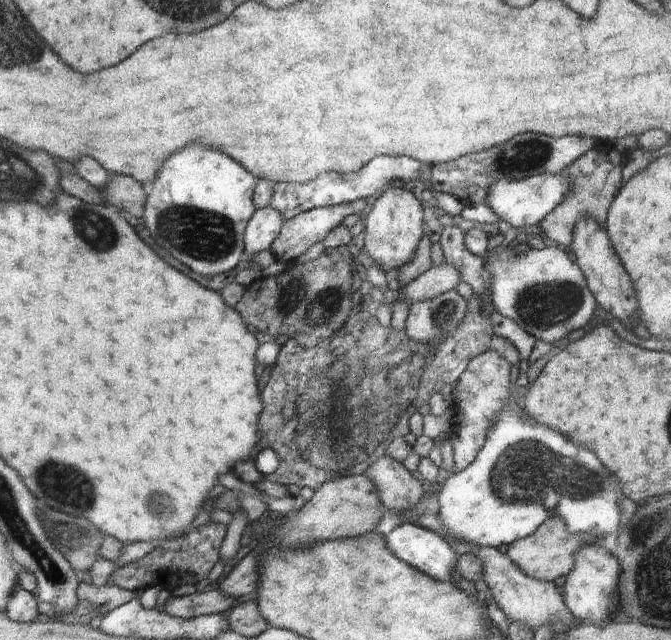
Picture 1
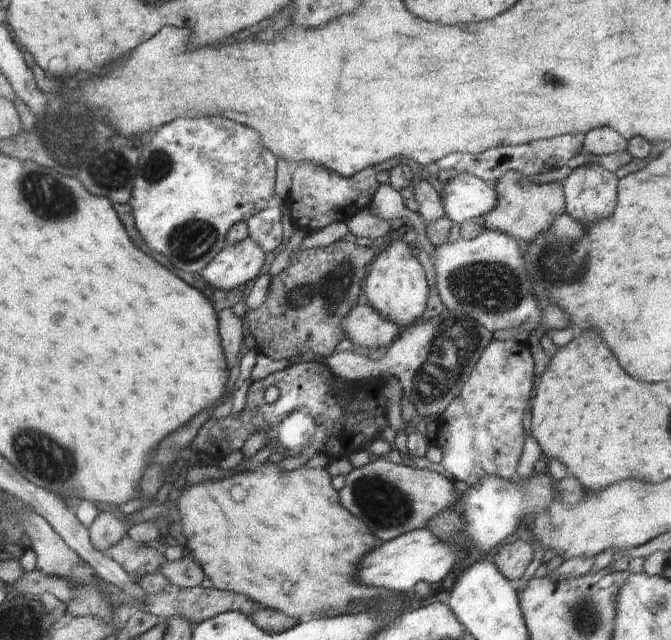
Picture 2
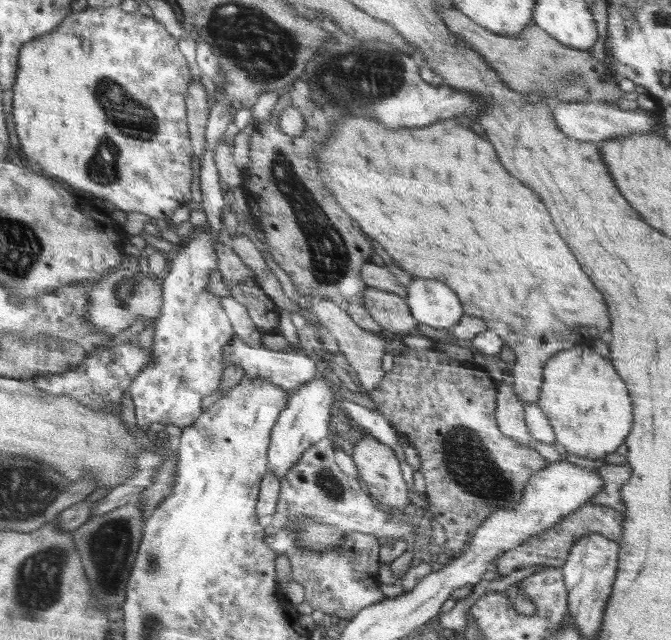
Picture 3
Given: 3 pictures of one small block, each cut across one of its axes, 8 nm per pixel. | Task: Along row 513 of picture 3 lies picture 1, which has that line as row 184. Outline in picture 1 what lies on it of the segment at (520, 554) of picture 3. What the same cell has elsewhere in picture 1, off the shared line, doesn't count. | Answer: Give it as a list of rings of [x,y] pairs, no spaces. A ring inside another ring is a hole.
[[[600,146],[585,152],[580,158],[576,159],[569,167],[562,172],[570,180],[568,194],[562,200],[560,206],[554,212],[546,216],[544,222],[538,225],[542,230],[542,236],[548,236],[550,240],[562,246],[572,243],[573,228],[578,220],[584,216],[594,216],[597,221],[606,229],[608,225],[608,212],[617,198],[618,191],[621,190],[623,183],[622,158],[616,149],[608,146],[608,152]]]

